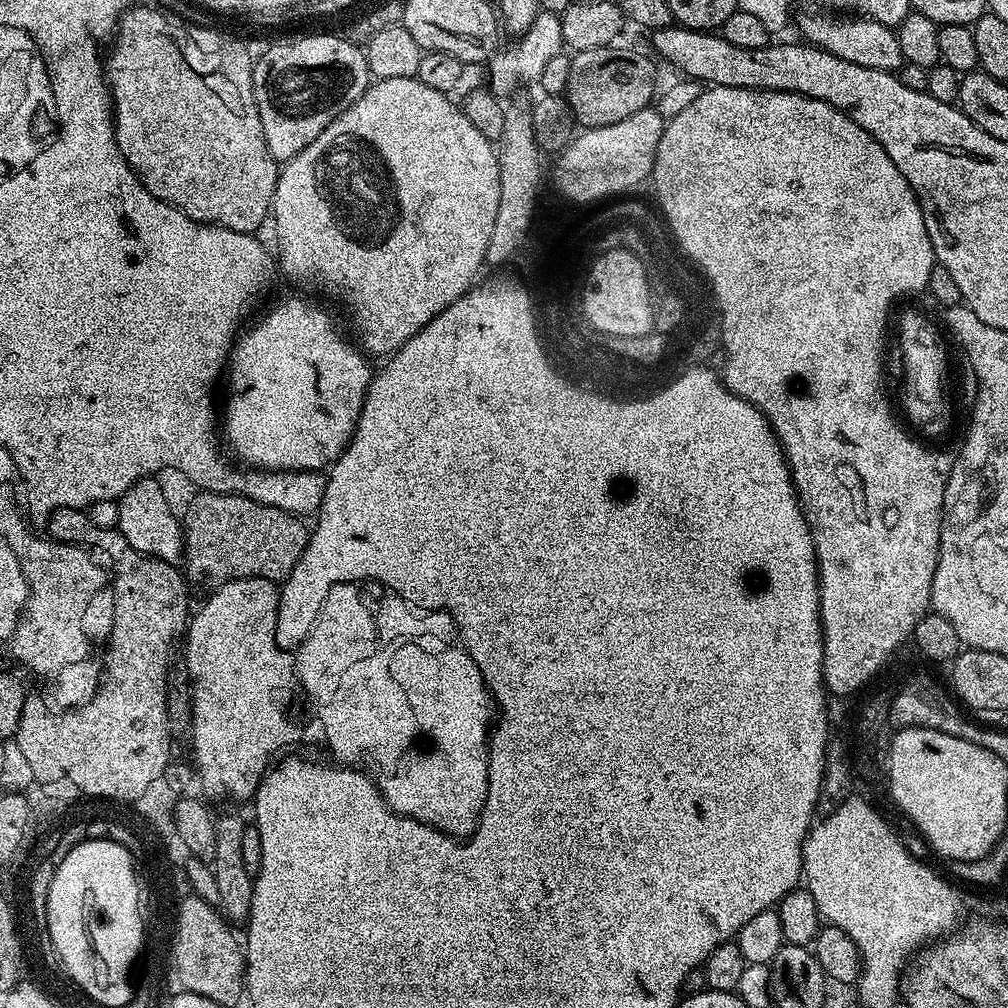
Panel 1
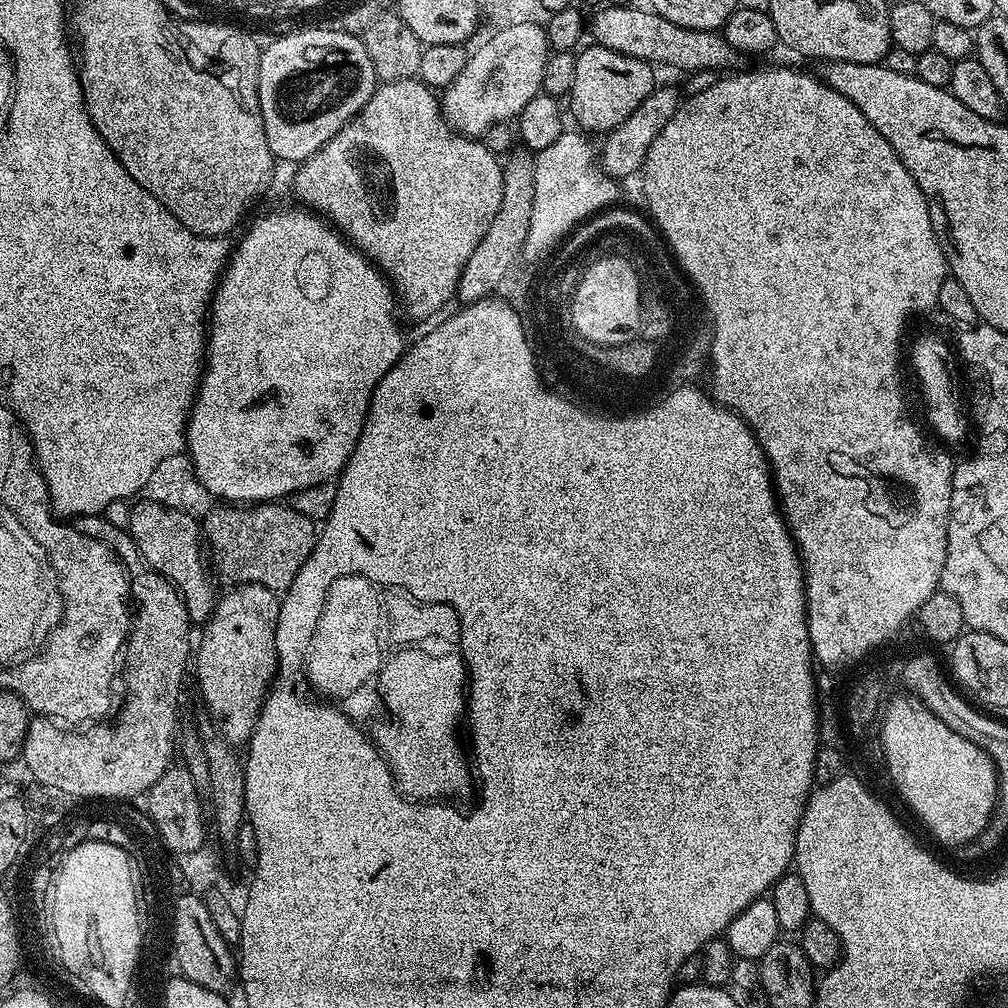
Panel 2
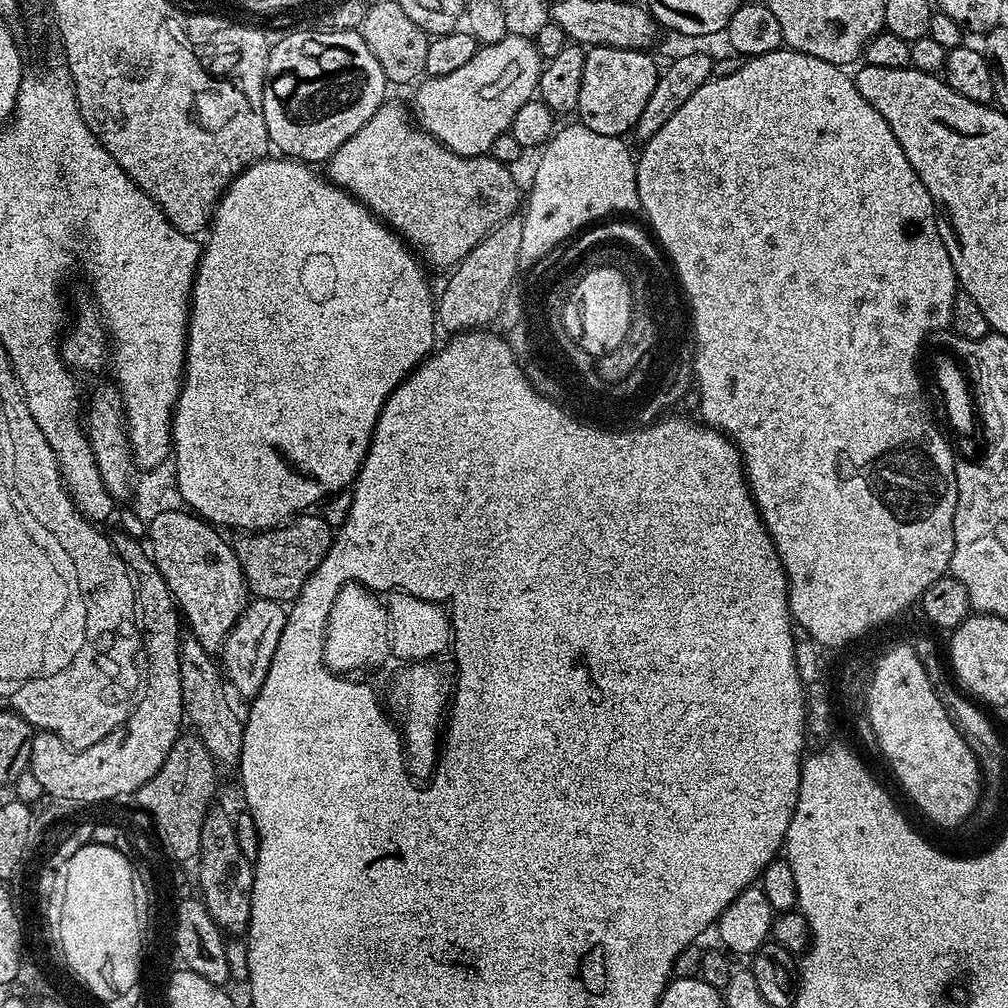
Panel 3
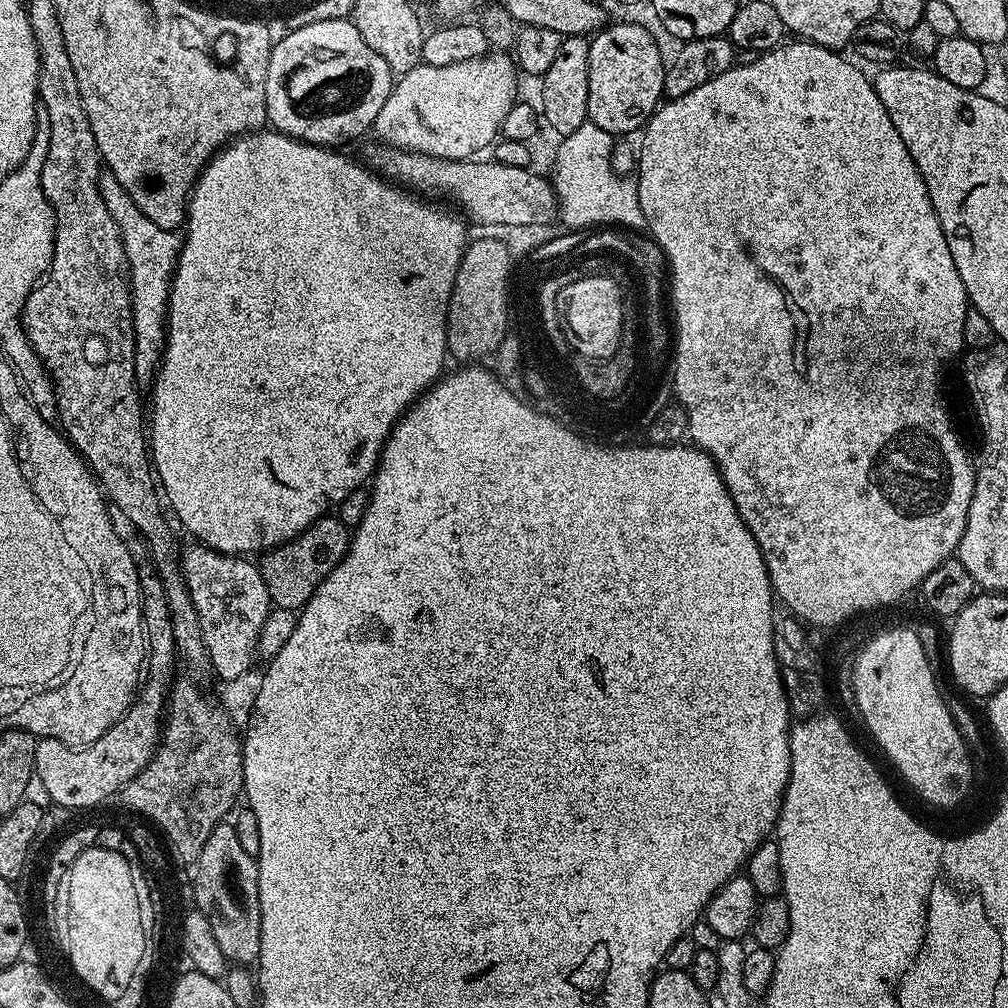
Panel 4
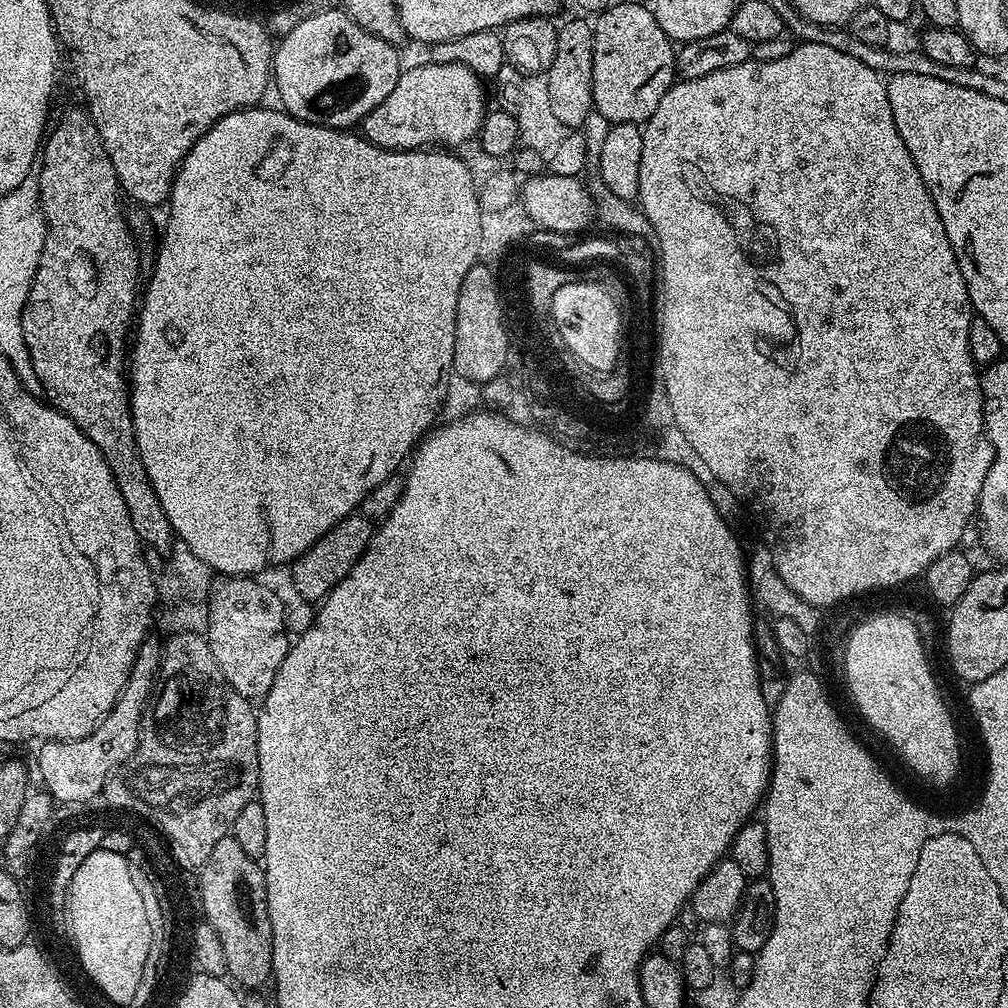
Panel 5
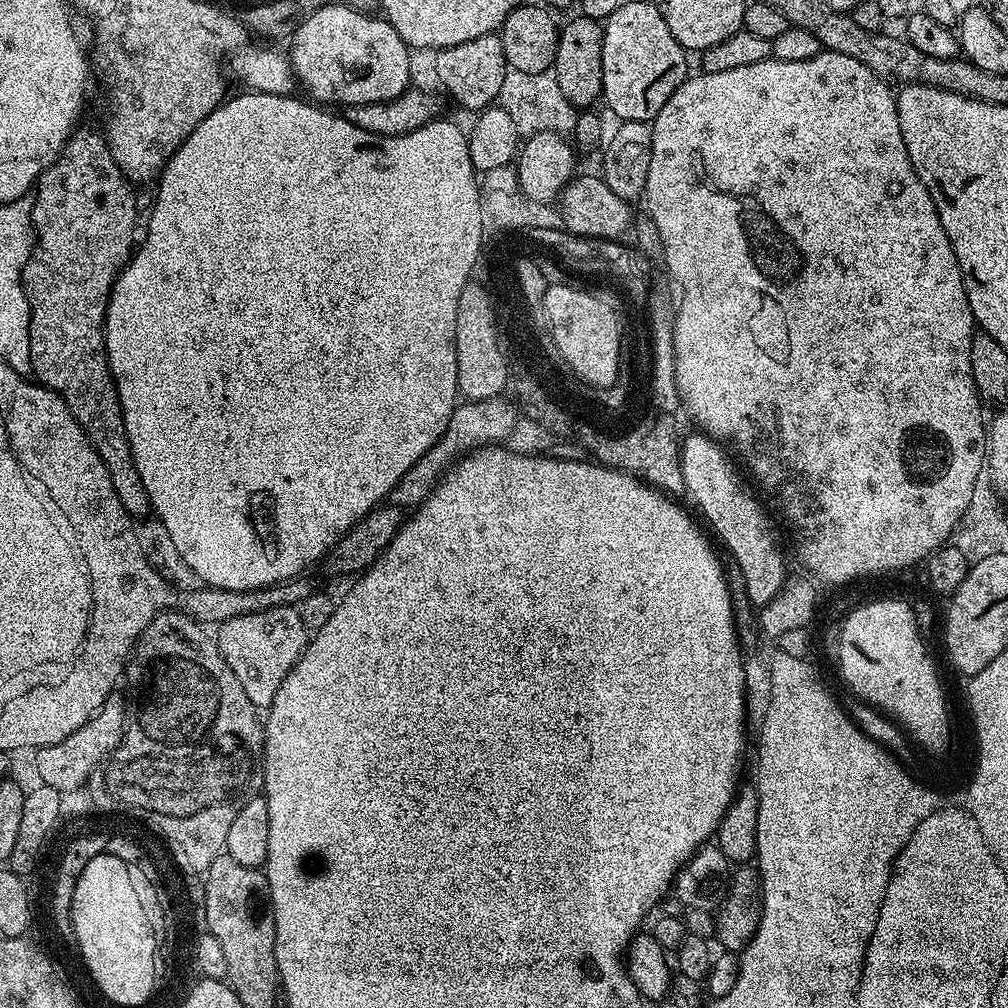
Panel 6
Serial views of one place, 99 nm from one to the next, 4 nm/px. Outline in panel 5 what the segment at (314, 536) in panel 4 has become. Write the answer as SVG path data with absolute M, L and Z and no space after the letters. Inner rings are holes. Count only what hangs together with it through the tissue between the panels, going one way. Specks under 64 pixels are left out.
M353 514L338 522L326 534L322 534L322 538L314 542L310 550L306 550L290 565L292 584L296 587L295 595L302 600L323 601L328 591L342 578L346 578L346 574L358 562L358 558L362 558L366 546L372 540L373 531L373 521L367 516Z

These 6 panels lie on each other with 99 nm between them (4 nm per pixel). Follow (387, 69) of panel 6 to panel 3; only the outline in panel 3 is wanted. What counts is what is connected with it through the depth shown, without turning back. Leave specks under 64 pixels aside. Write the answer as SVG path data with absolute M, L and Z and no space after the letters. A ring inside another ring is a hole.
M295 30L289 36L284 36L280 41L271 45L268 53L268 75L264 81L264 117L266 118L266 130L268 131L268 139L271 147L276 148L277 153L283 154L285 157L294 160L303 160L304 163L313 166L319 165L321 162L327 162L338 150L338 146L342 146L342 142L346 142L354 134L358 134L358 130L362 130L362 126L366 126L366 122L370 122L370 118L374 118L374 114L382 105L386 103L384 96L390 91L390 85L386 74L380 72L376 61L373 59L374 54L370 54L370 46L366 46L366 42L360 37L359 31L307 31Z

